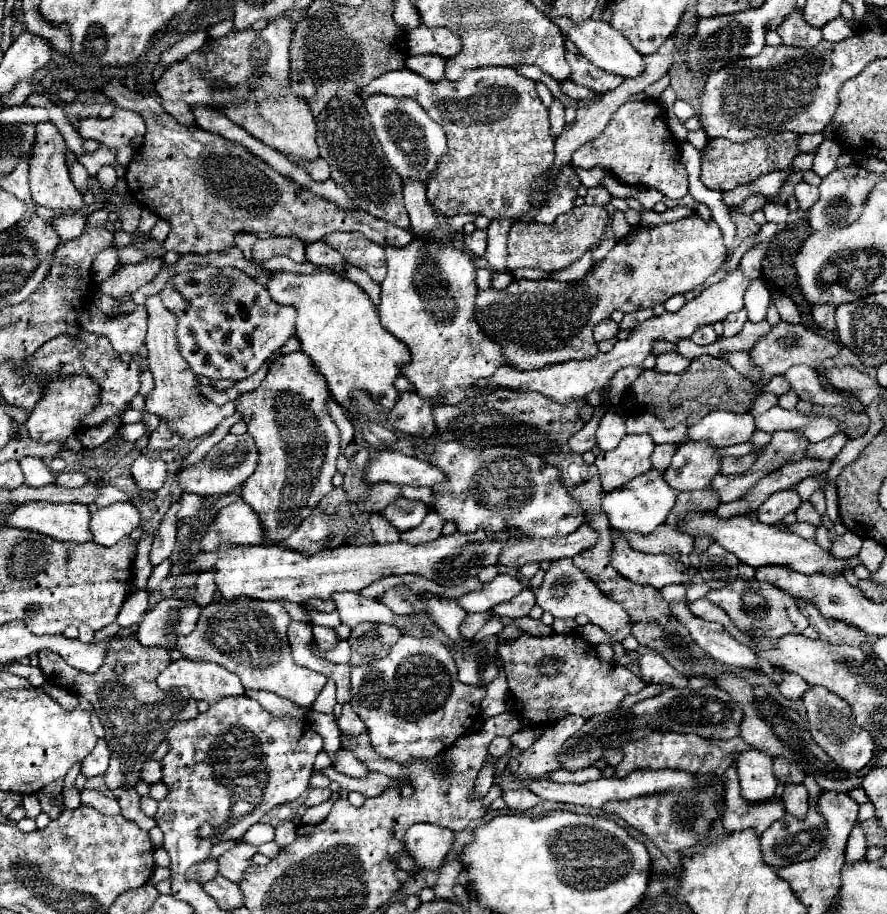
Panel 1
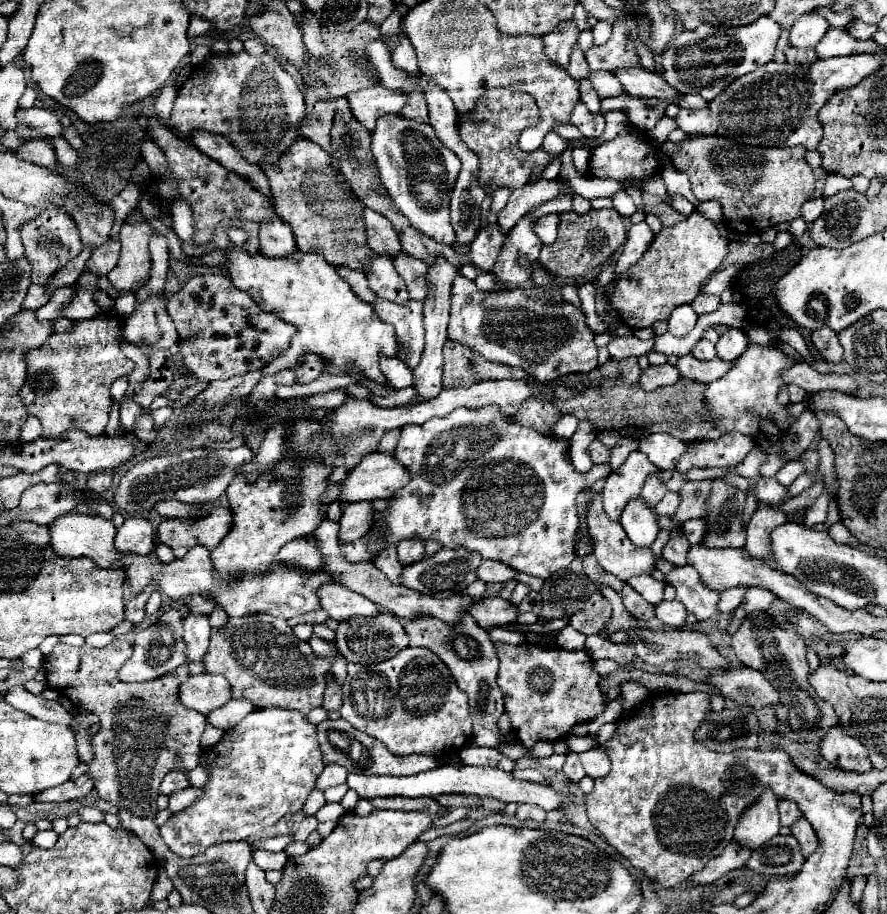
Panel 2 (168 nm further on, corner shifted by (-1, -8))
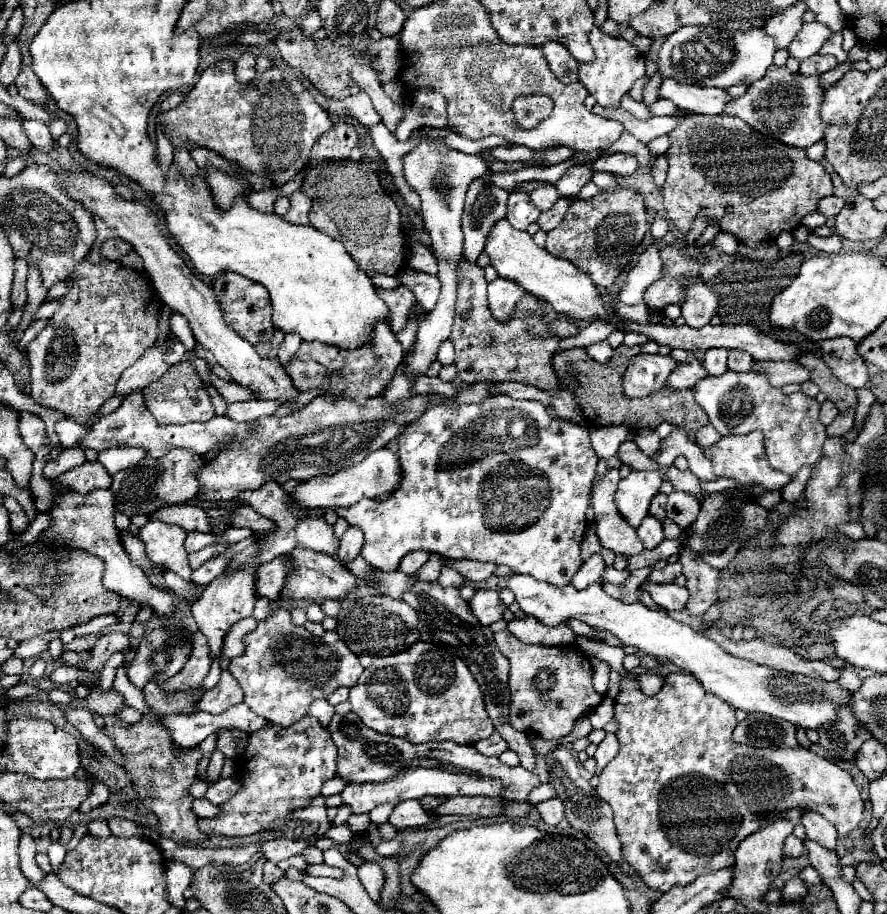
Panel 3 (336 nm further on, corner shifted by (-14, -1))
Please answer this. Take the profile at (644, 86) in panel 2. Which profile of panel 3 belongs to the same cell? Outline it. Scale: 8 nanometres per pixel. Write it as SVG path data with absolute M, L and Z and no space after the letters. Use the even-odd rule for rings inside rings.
M675 80L661 82L661 98L671 100L681 110L689 110L695 114L713 114L713 116L723 114L727 104L733 102L733 98L723 88L701 88L701 86L679 84Z

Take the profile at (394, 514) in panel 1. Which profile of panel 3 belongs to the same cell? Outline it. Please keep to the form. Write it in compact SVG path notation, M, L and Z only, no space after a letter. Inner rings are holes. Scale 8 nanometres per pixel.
M279 556L277 560L271 560L267 564L261 564L257 570L255 570L255 596L257 598L271 598L271 600L277 600L279 598L279 592L285 584L285 576L287 576L289 568L285 564L285 556Z

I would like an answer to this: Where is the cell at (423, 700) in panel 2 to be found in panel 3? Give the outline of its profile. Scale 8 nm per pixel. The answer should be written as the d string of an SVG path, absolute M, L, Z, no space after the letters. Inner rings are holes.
M417 640L401 654L373 658L371 668L351 688L349 702L365 726L411 742L453 740L457 744L475 744L495 730L485 712L485 696L467 664L453 652L439 650L423 640Z

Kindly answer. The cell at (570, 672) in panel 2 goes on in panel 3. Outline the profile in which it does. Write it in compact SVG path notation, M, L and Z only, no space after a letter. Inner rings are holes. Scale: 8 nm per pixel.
M509 630L495 632L493 636L495 636L495 644L497 644L499 652L509 660L509 666L511 666L511 672L509 672L509 700L511 700L509 724L513 728L517 728L519 732L527 732L527 734L537 732L543 740L559 740L573 730L573 724L577 722L577 718L591 712L603 700L603 696L599 696L591 684L591 678L593 678L591 662L585 654L577 652L577 648L523 644Z

